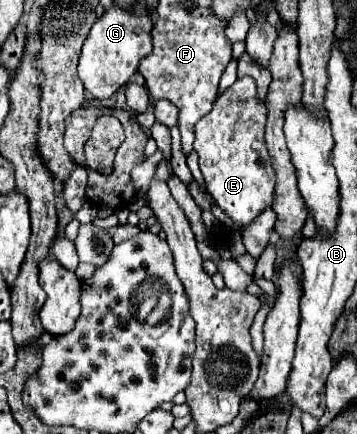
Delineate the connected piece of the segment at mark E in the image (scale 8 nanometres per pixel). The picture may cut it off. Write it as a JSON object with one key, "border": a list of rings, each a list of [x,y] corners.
{"border":[[[252,77],[238,79],[214,101],[212,111],[194,127],[194,151],[200,157],[200,171],[206,179],[206,189],[216,205],[238,225],[248,227],[264,209],[274,203],[276,171],[266,149],[266,105],[256,97]]]}

